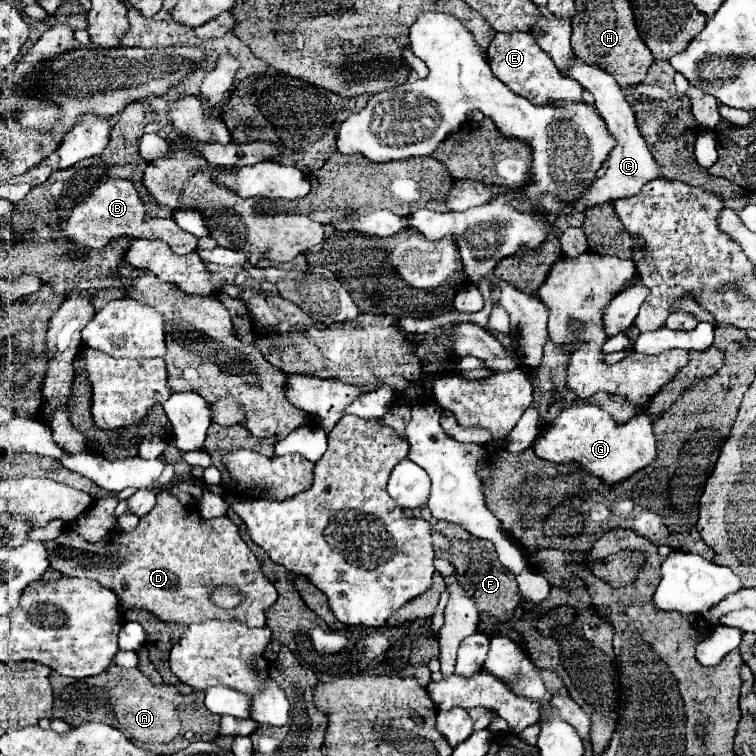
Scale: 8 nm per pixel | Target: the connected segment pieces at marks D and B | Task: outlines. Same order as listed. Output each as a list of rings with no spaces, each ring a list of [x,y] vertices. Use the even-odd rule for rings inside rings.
[[[166,490],[158,492],[158,504],[152,508],[148,516],[140,518],[138,526],[132,532],[116,532],[112,536],[106,536],[100,542],[88,542],[86,538],[76,534],[72,528],[64,528],[58,538],[46,540],[44,546],[48,546],[50,568],[62,572],[64,576],[92,578],[100,582],[102,586],[110,588],[118,596],[122,610],[144,608],[166,622],[192,624],[192,622],[202,622],[208,618],[222,618],[222,620],[236,618],[248,626],[264,626],[266,624],[264,612],[278,600],[276,588],[260,572],[260,564],[256,564],[254,552],[246,546],[246,542],[240,536],[238,526],[232,524],[230,518],[220,516],[212,520],[202,520],[196,506],[180,504]],[[220,584],[238,588],[244,594],[244,604],[232,610],[224,610],[216,606],[210,600],[210,592]]]
[[[108,180],[106,184],[100,184],[92,196],[84,198],[78,206],[74,206],[74,210],[70,212],[70,218],[66,222],[66,226],[62,228],[64,236],[68,236],[70,240],[90,246],[90,248],[102,248],[106,246],[110,240],[120,238],[120,236],[128,236],[128,238],[158,238],[164,240],[176,254],[188,254],[192,250],[196,250],[196,236],[192,236],[190,232],[184,232],[176,220],[172,218],[150,218],[144,220],[142,218],[142,202],[140,196],[136,192],[136,188],[132,186],[130,180]]]

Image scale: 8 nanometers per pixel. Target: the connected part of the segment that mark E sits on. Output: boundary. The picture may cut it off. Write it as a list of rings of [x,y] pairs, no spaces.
[[[512,32],[512,34],[496,34],[488,46],[488,62],[498,80],[502,80],[514,94],[530,100],[532,104],[546,104],[548,100],[572,100],[582,102],[580,84],[572,78],[562,78],[554,62],[546,52],[538,48],[530,32]]]

